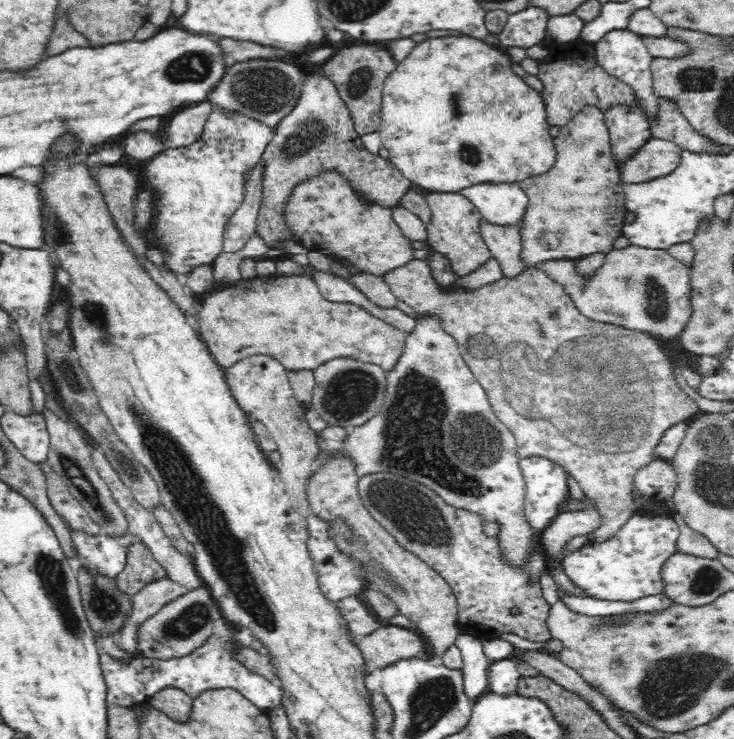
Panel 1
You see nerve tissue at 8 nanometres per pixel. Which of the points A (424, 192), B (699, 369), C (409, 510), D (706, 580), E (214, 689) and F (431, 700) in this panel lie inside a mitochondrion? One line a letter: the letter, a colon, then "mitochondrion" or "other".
A: other
B: other
C: mitochondrion
D: mitochondrion
E: other
F: mitochondrion

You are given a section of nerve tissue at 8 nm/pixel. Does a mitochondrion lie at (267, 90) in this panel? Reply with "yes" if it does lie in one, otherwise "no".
yes

